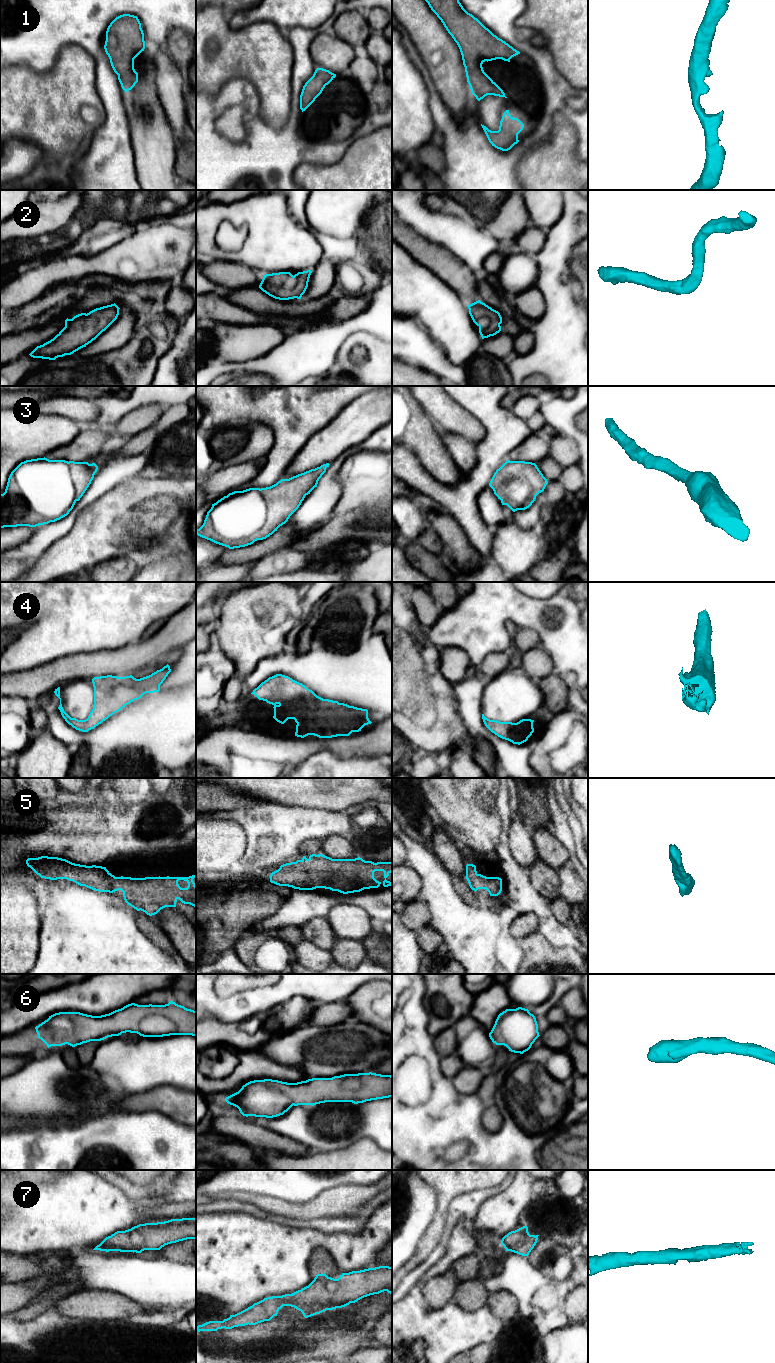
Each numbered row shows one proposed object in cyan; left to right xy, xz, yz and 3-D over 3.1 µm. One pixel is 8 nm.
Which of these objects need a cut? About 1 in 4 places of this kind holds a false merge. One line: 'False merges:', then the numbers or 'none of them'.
False merges: none of them

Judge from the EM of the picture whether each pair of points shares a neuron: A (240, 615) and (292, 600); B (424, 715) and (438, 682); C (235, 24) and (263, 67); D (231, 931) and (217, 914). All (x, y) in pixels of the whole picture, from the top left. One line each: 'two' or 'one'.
A: one
B: one
C: two
D: one

